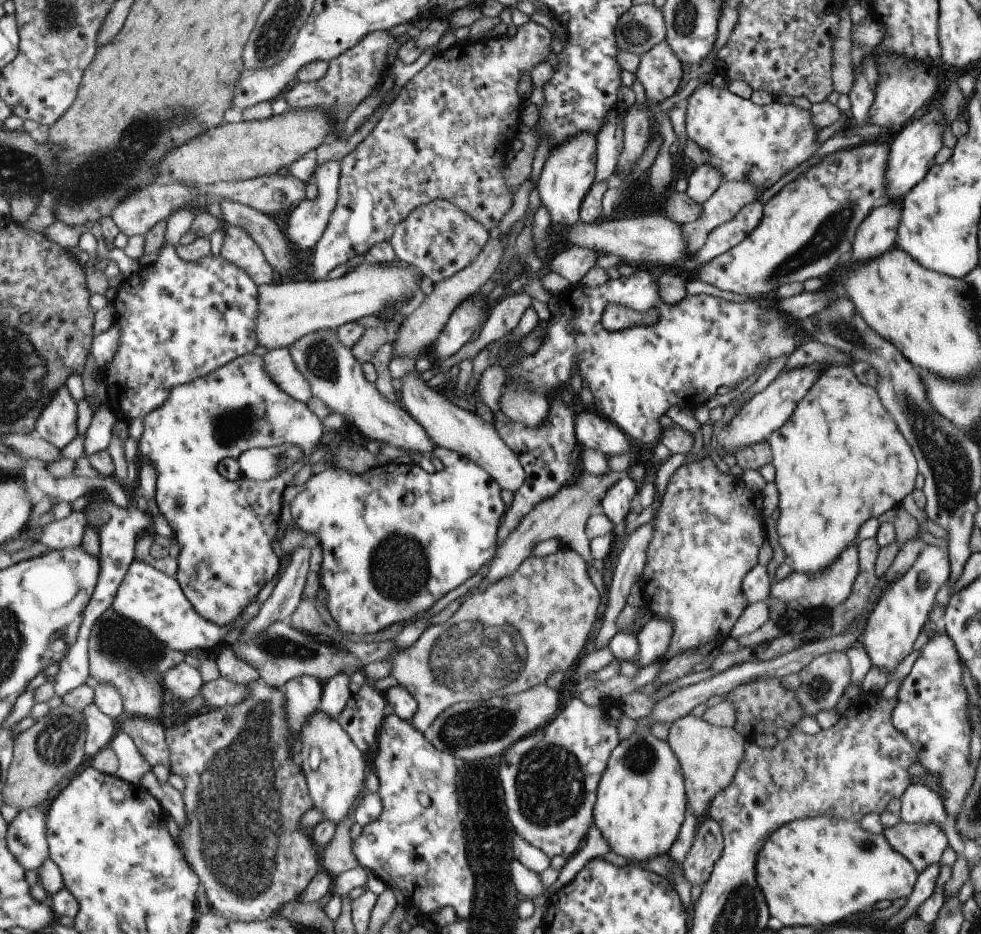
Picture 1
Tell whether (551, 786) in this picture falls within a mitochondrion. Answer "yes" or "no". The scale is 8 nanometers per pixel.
yes

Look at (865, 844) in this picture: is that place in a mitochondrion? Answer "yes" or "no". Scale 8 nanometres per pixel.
yes

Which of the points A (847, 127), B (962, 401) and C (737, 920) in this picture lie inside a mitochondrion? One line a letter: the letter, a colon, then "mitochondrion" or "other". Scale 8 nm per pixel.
A: other
B: mitochondrion
C: mitochondrion

